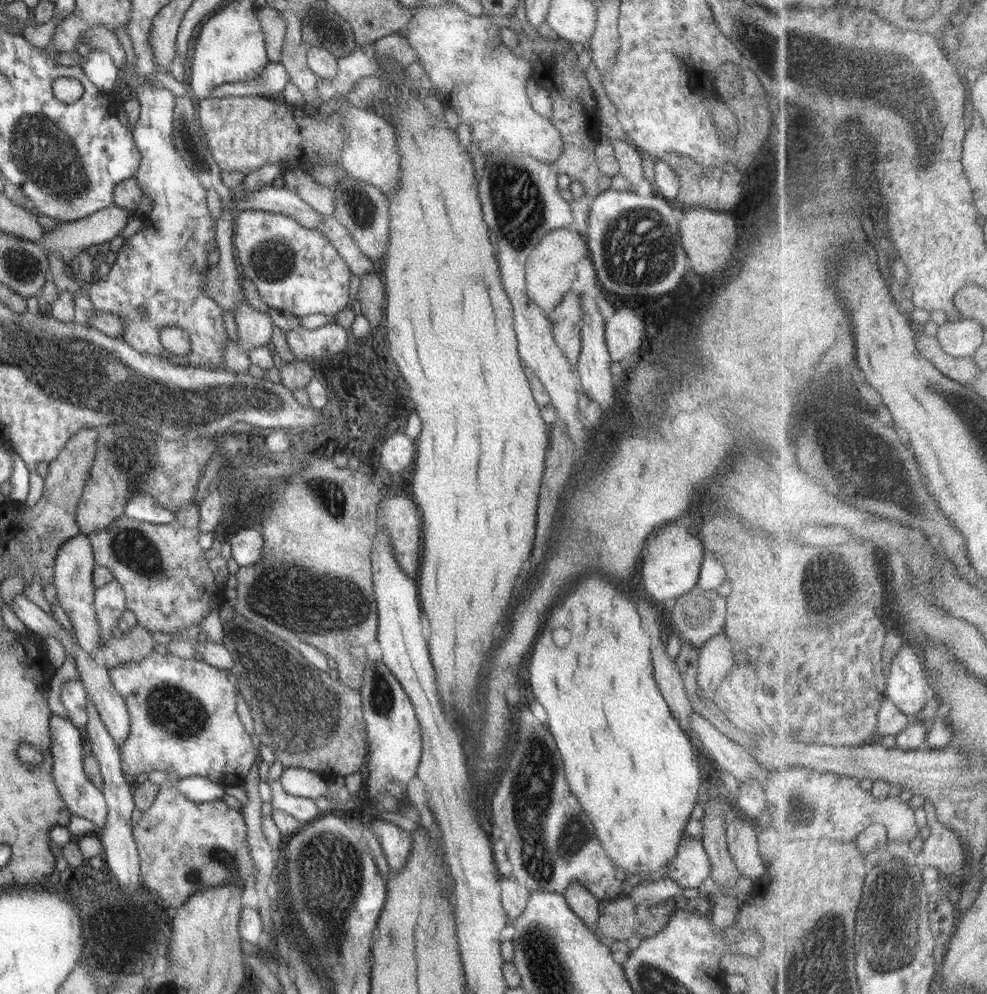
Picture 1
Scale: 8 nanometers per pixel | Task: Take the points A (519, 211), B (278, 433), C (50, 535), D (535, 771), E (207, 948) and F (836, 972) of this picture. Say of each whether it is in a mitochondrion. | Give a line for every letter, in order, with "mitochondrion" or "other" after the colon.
A: mitochondrion
B: other
C: mitochondrion
D: mitochondrion
E: other
F: mitochondrion

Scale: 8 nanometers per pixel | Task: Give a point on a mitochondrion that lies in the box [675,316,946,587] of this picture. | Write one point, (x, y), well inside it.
(865, 445)

